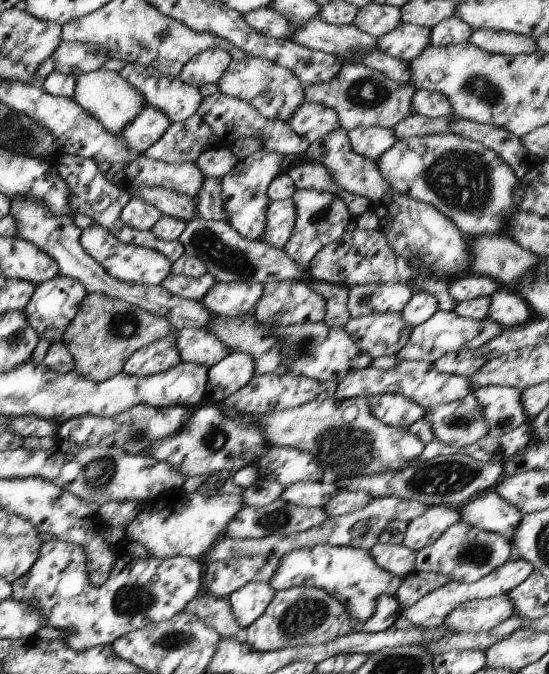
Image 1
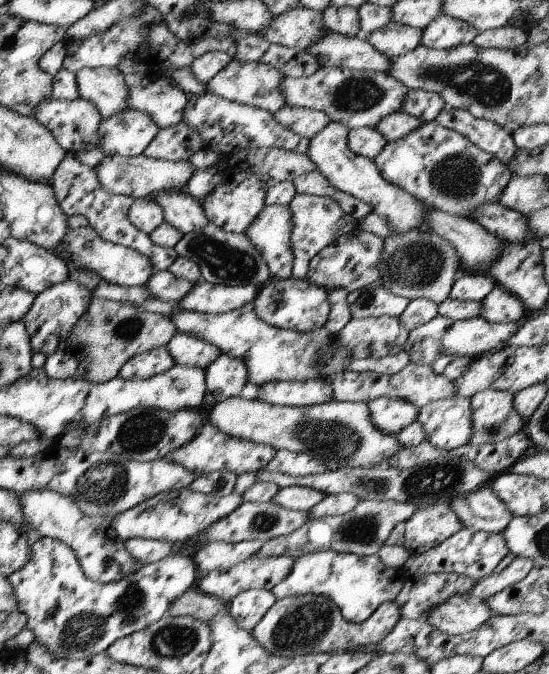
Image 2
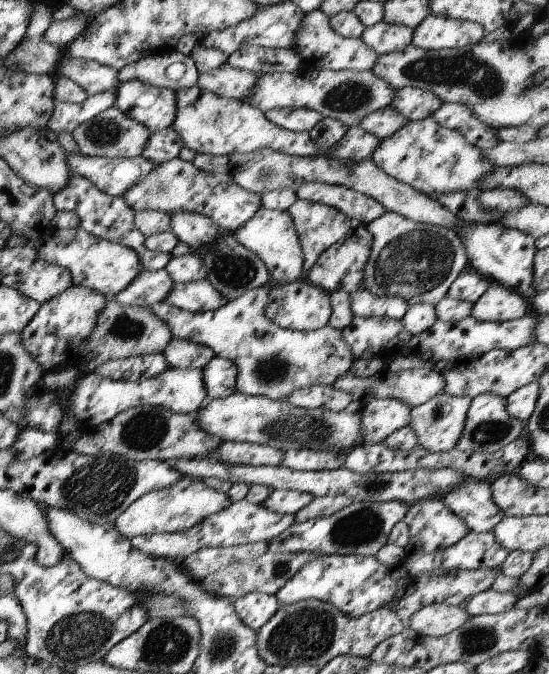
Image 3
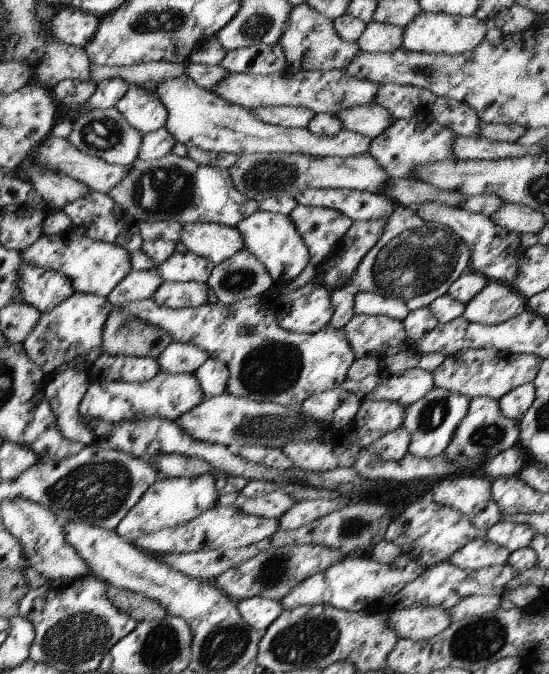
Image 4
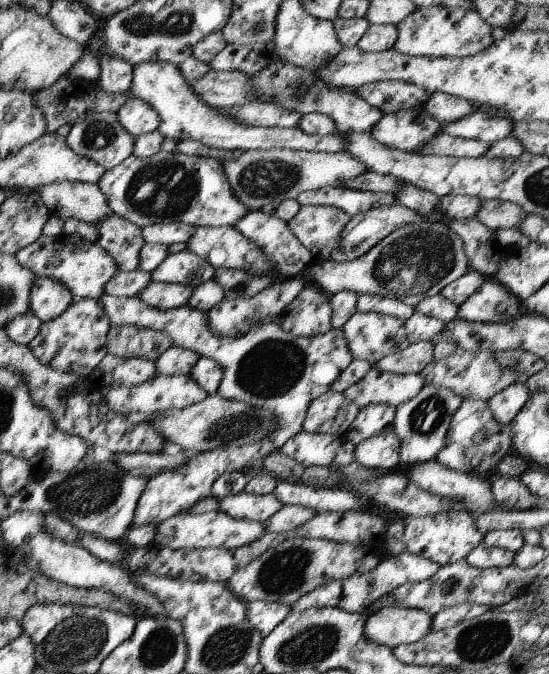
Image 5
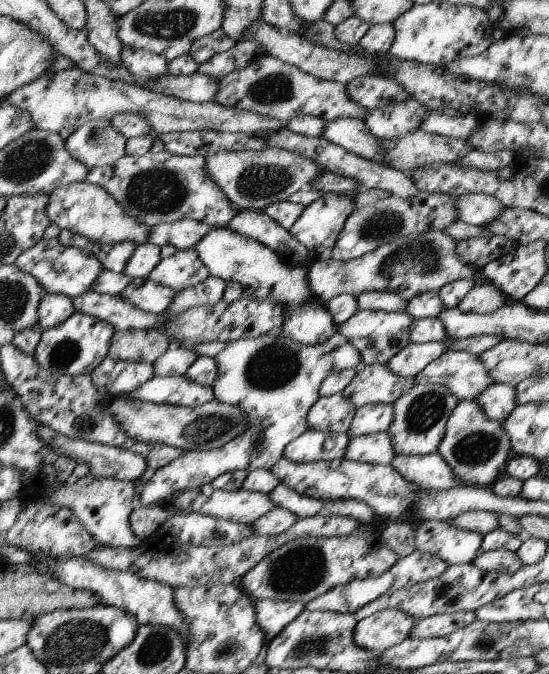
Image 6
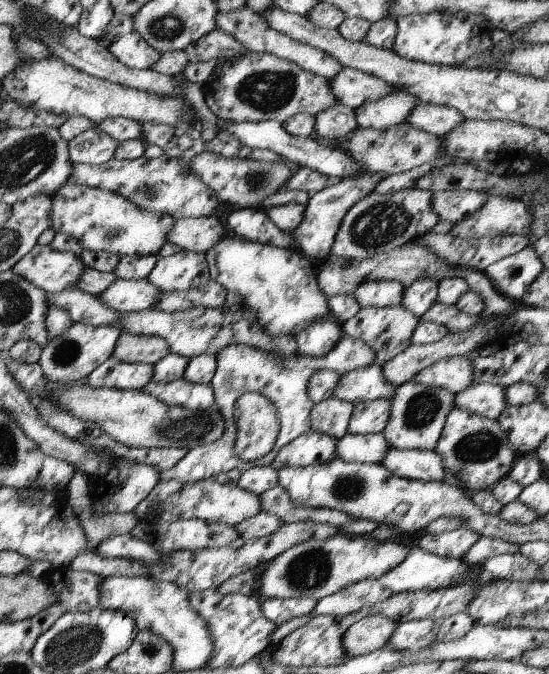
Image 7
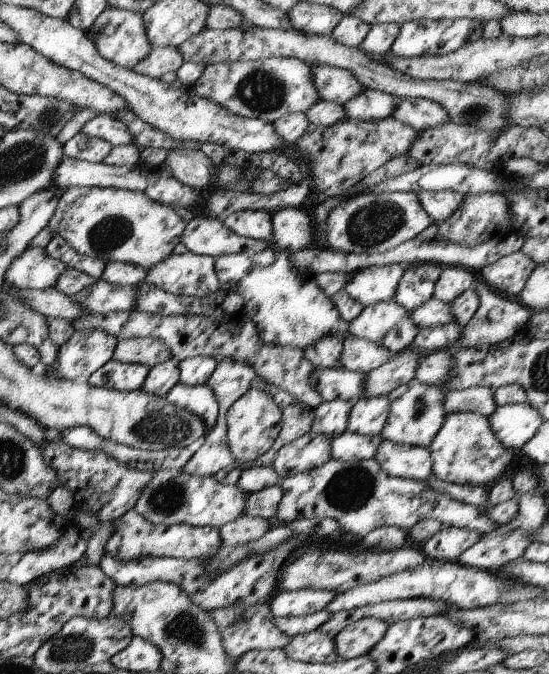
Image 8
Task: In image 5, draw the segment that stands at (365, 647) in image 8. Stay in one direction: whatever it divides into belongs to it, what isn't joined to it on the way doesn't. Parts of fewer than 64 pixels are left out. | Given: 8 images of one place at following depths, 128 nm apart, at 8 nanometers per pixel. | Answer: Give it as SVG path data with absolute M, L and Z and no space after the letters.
M389 605L366 615L363 636L391 649L399 644L413 644L431 632L431 618L433 615L420 609Z

